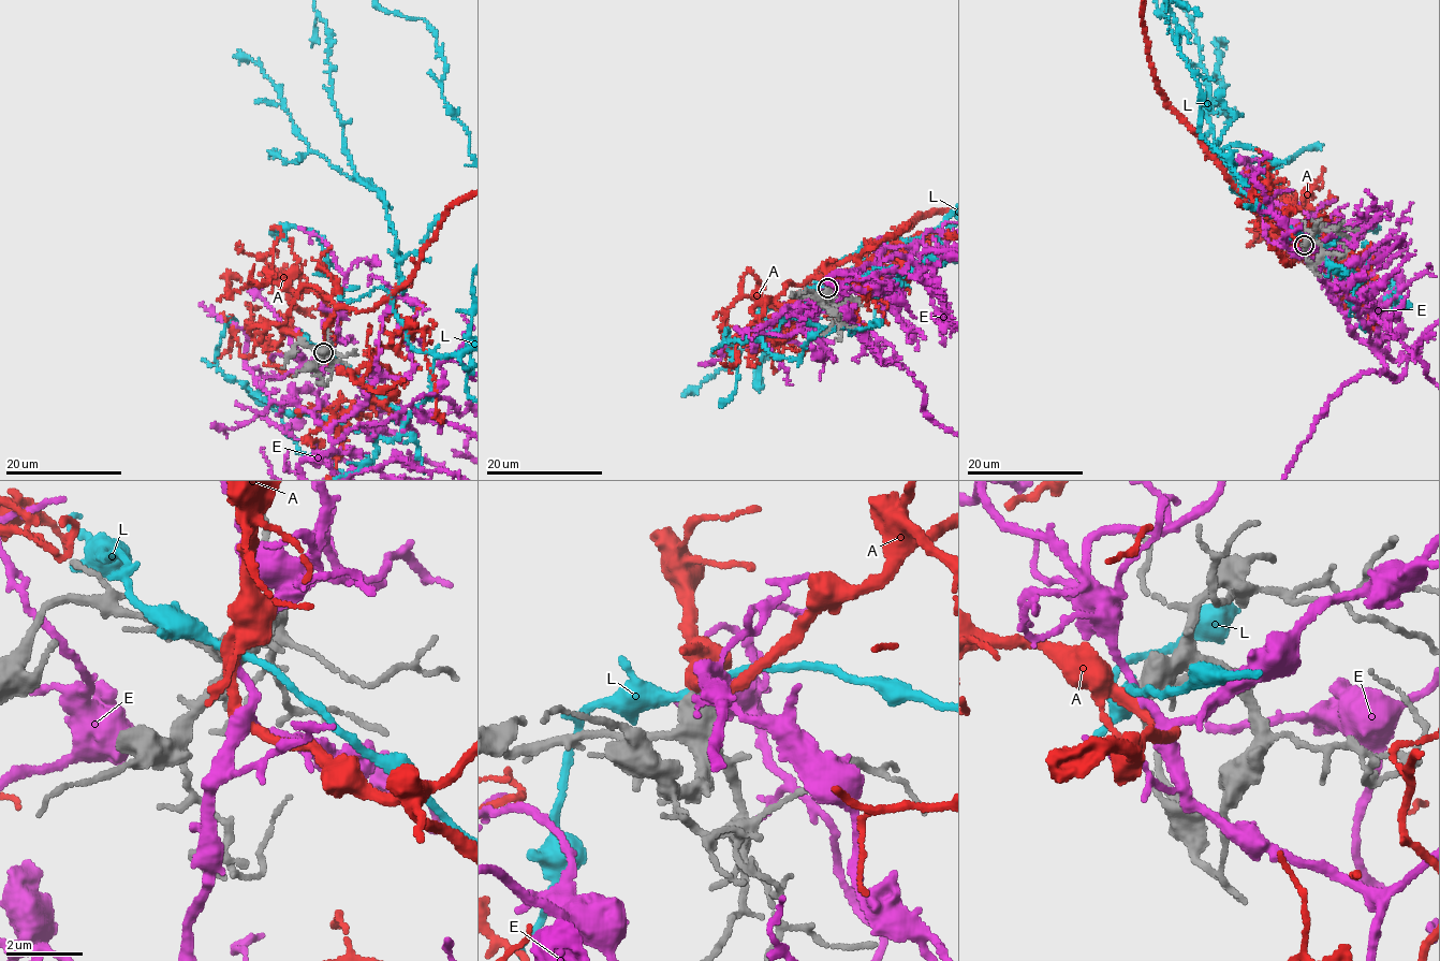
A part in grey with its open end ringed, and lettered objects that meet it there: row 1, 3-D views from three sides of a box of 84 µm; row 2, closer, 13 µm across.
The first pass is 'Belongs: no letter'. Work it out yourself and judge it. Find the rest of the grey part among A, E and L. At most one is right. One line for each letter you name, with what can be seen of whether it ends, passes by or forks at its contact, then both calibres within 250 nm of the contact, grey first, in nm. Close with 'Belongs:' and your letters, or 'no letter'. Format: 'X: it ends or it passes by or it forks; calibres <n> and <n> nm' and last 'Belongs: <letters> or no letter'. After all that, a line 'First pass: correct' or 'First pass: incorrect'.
A: it passes by; calibres 600 and 340 nm
Belongs: A
First pass: incorrect

